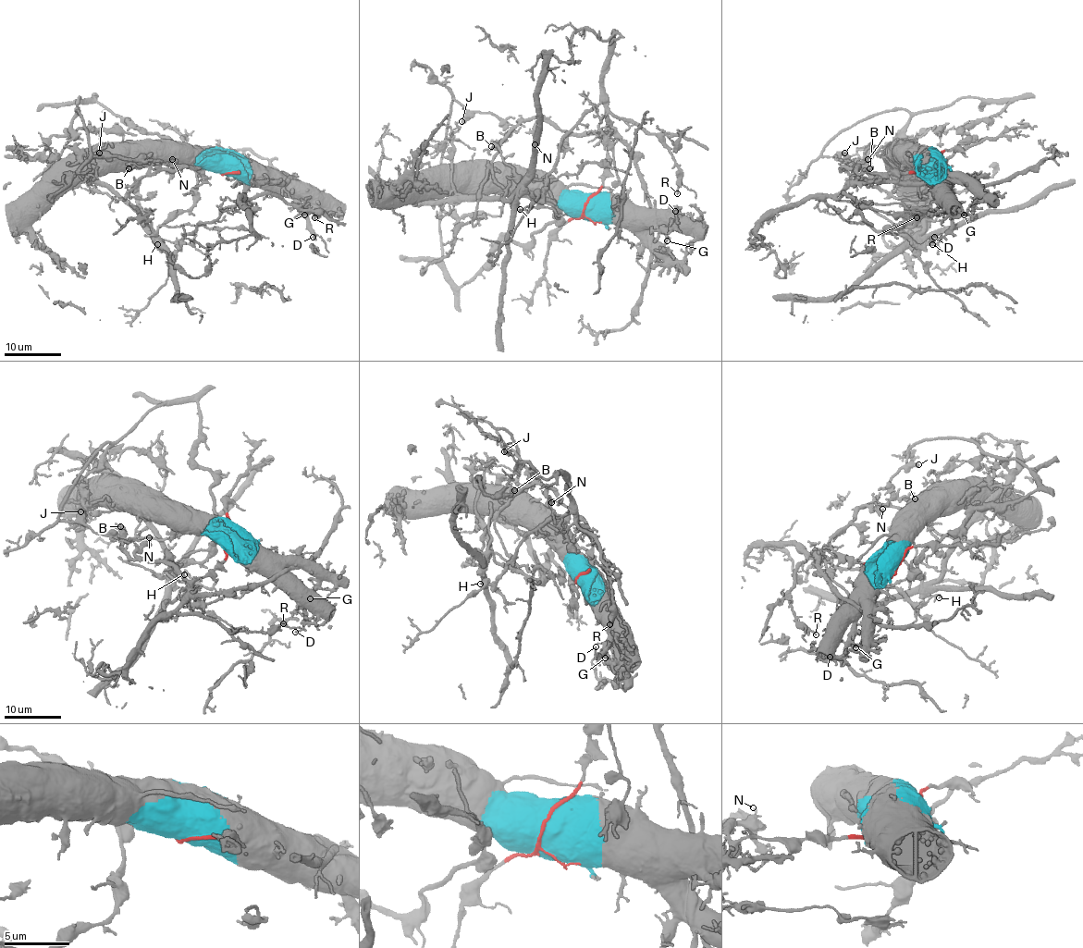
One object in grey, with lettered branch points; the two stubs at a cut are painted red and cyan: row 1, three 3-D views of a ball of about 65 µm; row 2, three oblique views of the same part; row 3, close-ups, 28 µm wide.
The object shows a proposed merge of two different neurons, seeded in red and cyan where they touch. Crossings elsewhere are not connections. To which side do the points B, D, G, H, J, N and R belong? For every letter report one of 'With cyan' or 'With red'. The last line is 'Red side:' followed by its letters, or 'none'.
B: With red
D: With cyan
G: With cyan
H: With red
J: With red
N: With red
R: With red
Red side: B, H, J, N, R

